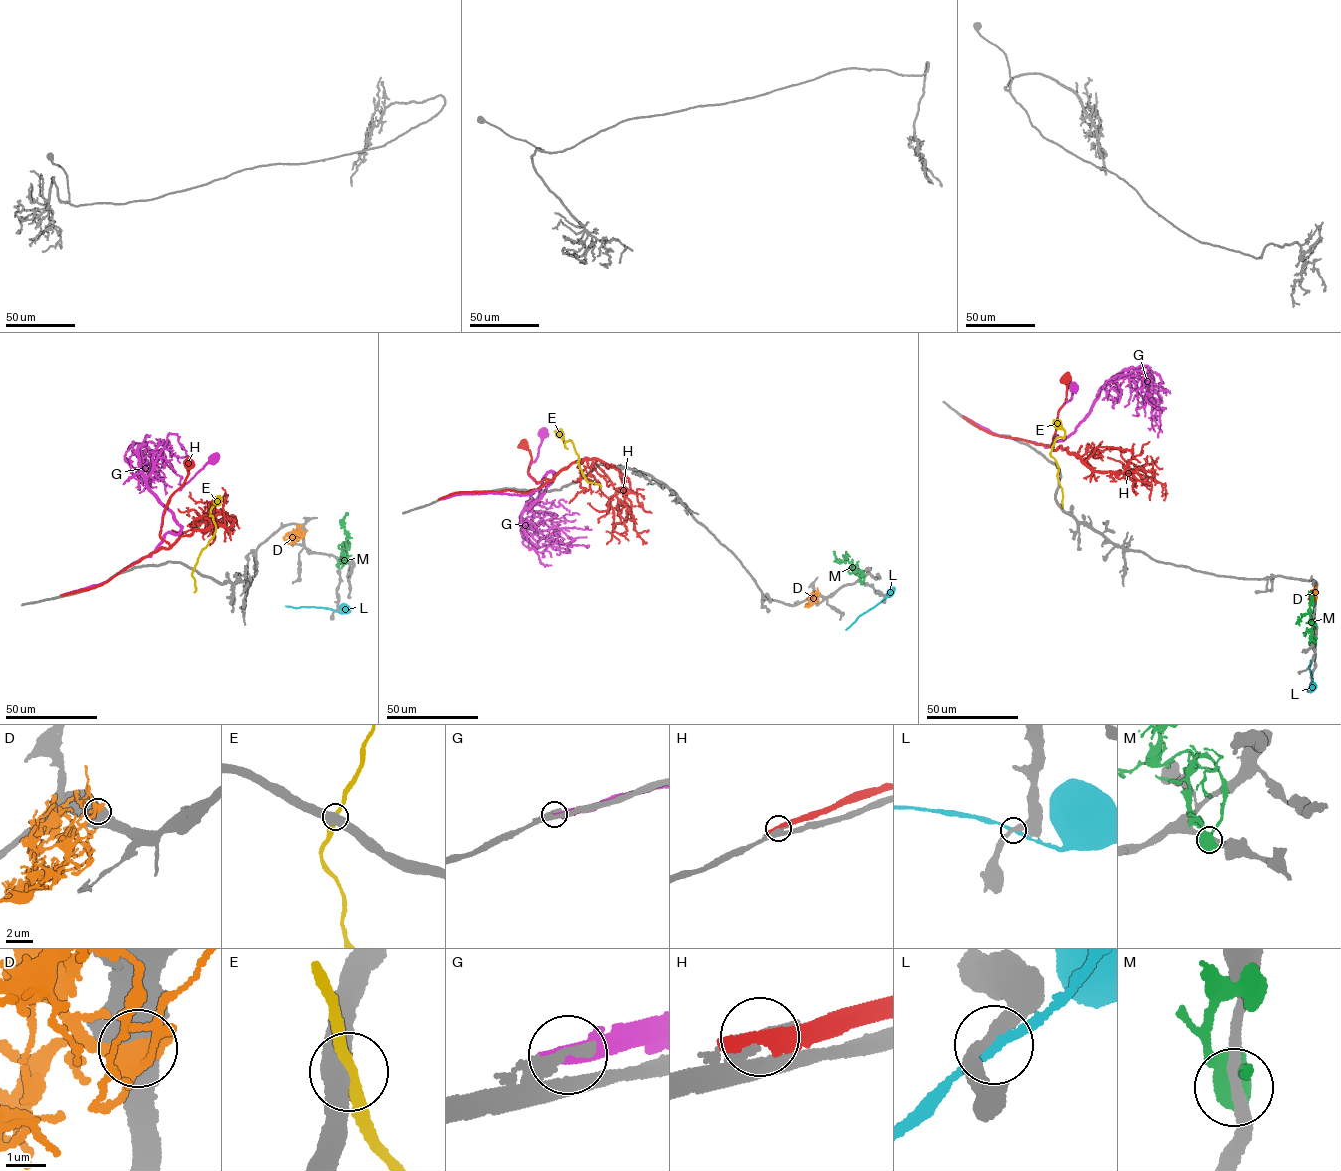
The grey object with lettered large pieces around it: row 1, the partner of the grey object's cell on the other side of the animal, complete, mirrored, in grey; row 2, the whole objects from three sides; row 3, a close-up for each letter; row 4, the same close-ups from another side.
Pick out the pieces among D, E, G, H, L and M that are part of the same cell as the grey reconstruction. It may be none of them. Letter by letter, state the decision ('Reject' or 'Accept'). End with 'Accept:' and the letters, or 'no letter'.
D: Reject
E: Reject
G: Reject
H: Reject
L: Reject
M: Reject
Accept: no letter

